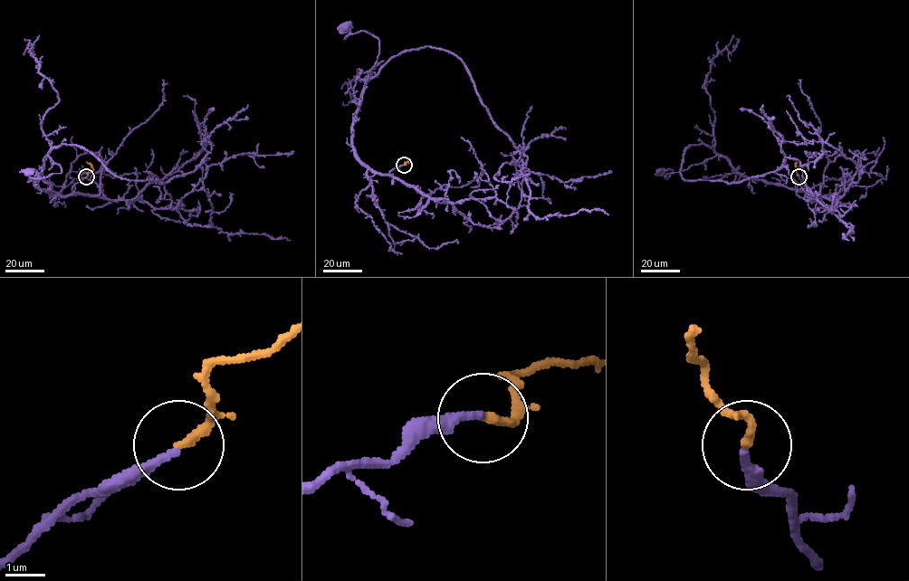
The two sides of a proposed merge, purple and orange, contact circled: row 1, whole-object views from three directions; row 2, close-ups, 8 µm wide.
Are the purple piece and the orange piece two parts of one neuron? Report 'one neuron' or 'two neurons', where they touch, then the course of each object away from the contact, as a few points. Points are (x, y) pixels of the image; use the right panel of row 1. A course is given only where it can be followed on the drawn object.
two neurons; at (798, 176); purple runs (798, 176), (808, 195), (749, 179), (717, 155), (668, 173), (667, 178), (672, 171), (659, 171); orange runs (798, 176), (796, 162)

